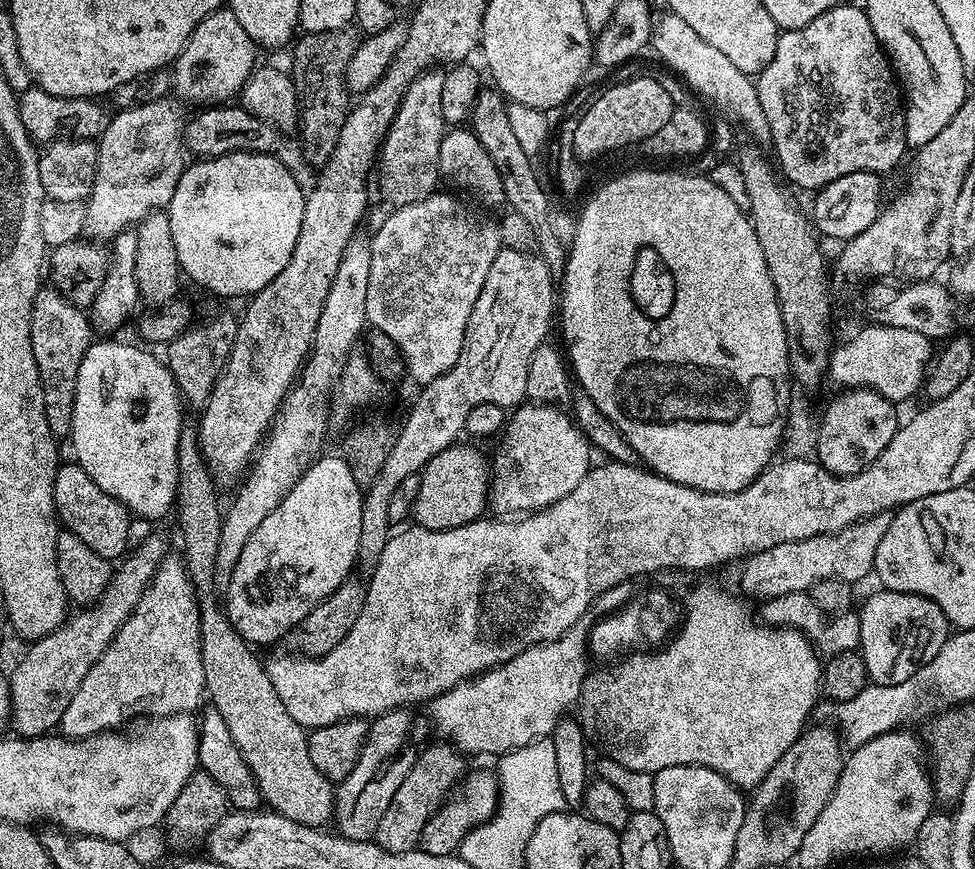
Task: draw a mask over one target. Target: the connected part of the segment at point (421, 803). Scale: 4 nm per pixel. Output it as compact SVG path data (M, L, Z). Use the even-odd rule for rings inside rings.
M436 743L440 744L430 745L420 757L412 760L412 769L406 778L402 778L402 786L398 786L390 806L386 806L386 814L382 814L382 822L378 822L374 840L388 852L413 851L420 843L420 835L429 822L430 814L435 813L445 799L444 788L465 775L465 757L451 743Z

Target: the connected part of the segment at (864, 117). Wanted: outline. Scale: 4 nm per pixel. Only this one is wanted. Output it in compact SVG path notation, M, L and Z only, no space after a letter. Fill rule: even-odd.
M841 2L798 30L781 31L774 58L760 71L755 86L758 102L766 110L766 122L770 122L770 144L776 147L774 160L785 181L819 190L846 174L885 174L904 156L908 139L904 133L902 89L863 7Z

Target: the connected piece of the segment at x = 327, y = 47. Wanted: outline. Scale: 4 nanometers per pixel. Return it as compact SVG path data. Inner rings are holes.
M348 28L309 32L295 41L290 75L300 101L298 128L299 131L304 131L300 136L300 148L304 151L304 160L308 164L322 166L334 152L338 134L350 111L344 75L346 66L350 66L350 58L354 58L357 43L357 33Z

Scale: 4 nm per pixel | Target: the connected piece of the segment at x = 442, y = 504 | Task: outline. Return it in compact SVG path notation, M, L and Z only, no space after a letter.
M465 442L442 450L419 473L420 489L414 505L415 523L422 528L453 528L481 519L490 496L490 464Z

